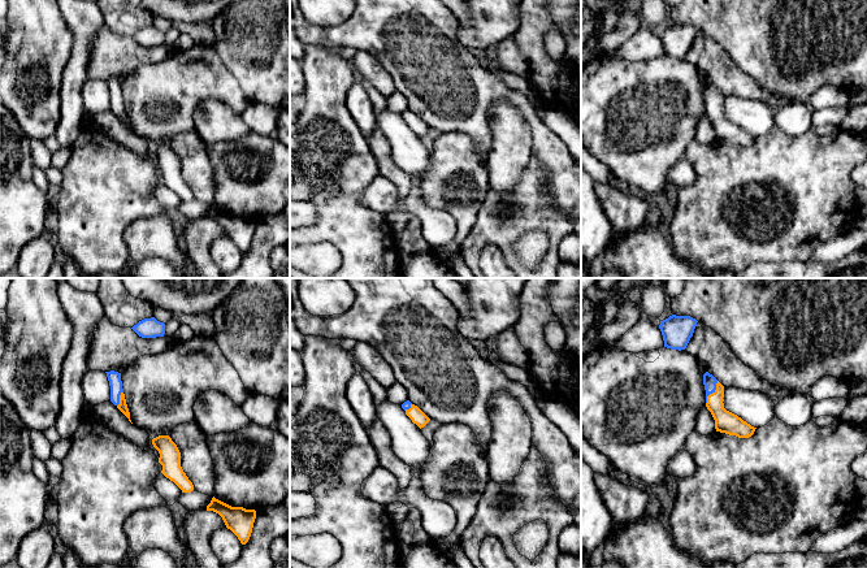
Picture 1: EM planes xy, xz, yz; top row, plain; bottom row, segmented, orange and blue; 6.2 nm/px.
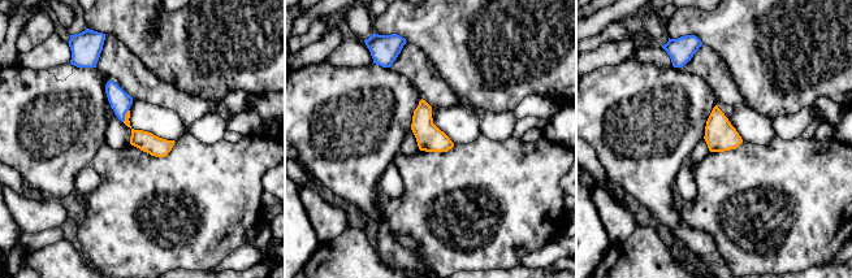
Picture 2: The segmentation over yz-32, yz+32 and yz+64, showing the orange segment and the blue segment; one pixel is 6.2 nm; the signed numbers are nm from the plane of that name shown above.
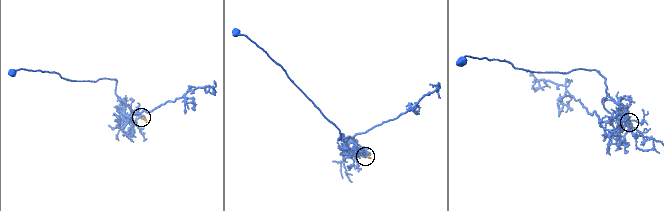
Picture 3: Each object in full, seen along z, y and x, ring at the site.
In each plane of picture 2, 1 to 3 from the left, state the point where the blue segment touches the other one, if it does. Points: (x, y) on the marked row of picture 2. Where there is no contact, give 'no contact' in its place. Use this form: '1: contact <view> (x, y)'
1: contact yz-32 (125, 116)
2: no contact
3: no contact

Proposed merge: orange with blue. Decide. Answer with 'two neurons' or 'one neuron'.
one neuron

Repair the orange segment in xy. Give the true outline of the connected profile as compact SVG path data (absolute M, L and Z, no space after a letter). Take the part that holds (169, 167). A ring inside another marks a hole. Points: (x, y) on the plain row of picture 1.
M159 144L152 148L152 153L160 162L161 182L173 190L182 201L191 201L194 194L181 175L181 161L172 147L169 144Z

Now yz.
M708 81L703 83L703 94L706 99L706 116L715 129L716 140L738 147L751 146L757 136L724 117L724 95Z

